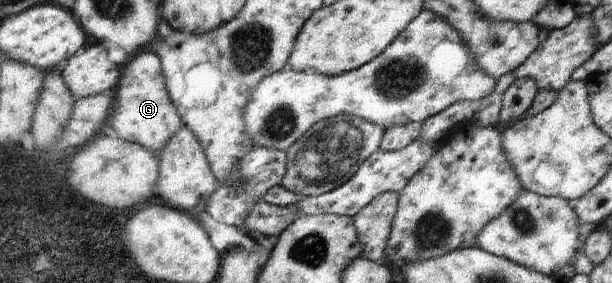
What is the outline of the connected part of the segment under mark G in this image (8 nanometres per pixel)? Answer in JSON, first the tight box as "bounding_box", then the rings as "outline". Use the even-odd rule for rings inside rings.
{"bounding_box":[107,49,184,155],"outline":[[[149,49],[139,51],[122,65],[121,70],[121,78],[116,86],[117,98],[107,125],[117,132],[121,140],[140,144],[158,155],[167,140],[184,125],[168,94],[159,57]]]}

